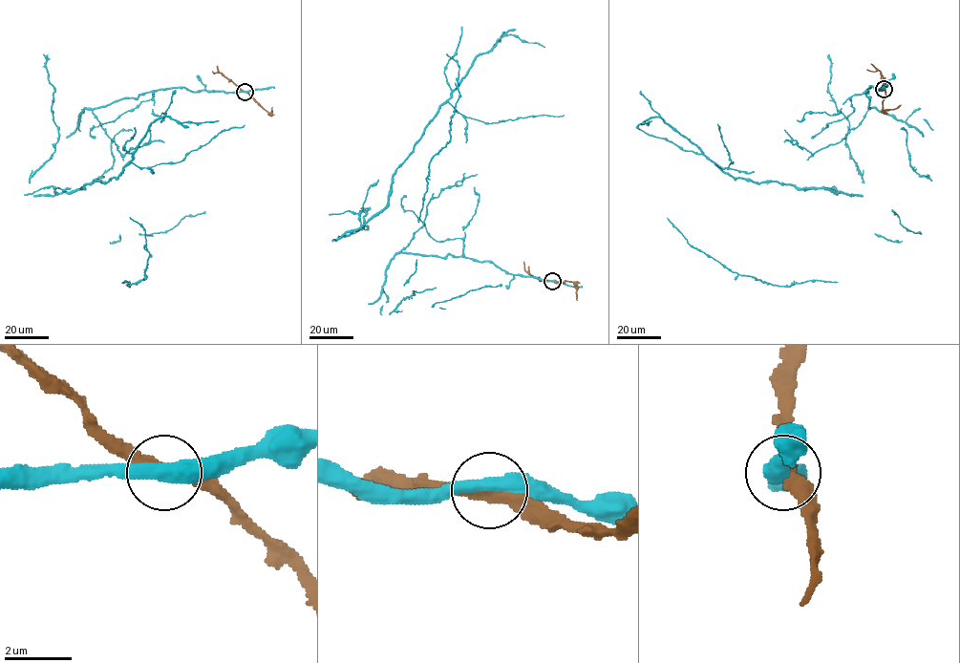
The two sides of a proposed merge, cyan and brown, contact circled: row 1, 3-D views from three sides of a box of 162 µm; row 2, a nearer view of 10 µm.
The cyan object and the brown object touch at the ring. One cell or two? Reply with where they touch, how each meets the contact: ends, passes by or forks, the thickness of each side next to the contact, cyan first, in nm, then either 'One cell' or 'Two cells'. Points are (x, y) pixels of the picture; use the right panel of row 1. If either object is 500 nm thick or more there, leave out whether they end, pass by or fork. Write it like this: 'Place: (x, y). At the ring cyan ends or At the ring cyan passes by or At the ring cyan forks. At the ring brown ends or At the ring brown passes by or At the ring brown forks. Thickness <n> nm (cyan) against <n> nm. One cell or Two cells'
Place: (884, 89). At the ring cyan passes by. At the ring brown passes by. Thickness 440 nm (cyan) against 280 nm. Two cells

